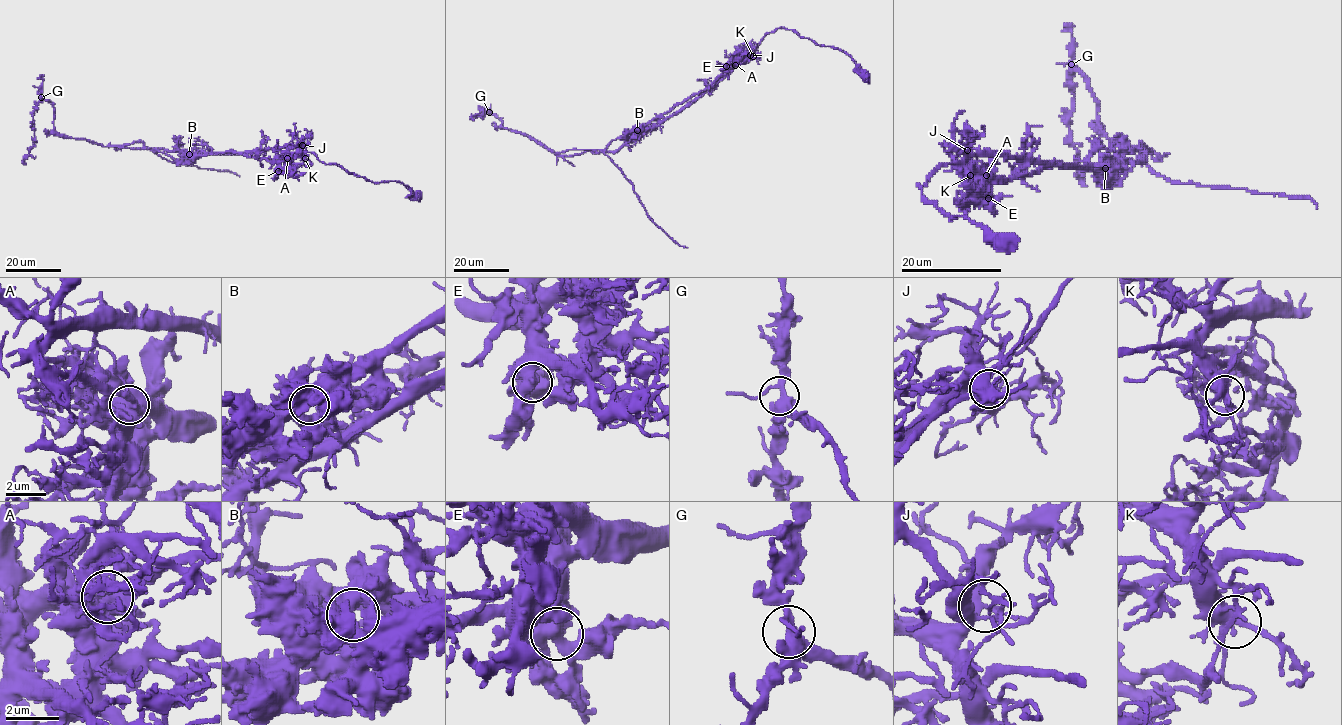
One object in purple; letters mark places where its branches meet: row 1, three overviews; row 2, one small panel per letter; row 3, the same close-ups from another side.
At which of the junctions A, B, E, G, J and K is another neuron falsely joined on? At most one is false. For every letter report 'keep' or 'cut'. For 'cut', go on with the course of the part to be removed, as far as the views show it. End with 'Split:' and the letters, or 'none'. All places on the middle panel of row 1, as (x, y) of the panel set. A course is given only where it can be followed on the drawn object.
A: cut; course (735, 65), (737, 60), (721, 79), (615, 151), (559, 156), (502, 126), (491, 113), (482, 110), (473, 120)
B: keep
E: keep
G: keep
J: keep
K: keep
Split: A

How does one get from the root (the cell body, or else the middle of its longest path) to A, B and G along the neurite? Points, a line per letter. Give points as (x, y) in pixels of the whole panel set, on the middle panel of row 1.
A: (866, 75), (840, 50), (820, 46), (784, 28), (767, 33), (735, 65)
B: (866, 75), (840, 50), (777, 28), (681, 109), (666, 117), (655, 117), (637, 130)
G: (866, 75), (840, 50), (777, 28), (767, 33), (721, 79), (615, 151), (553, 152), (503, 128), (489, 112)

